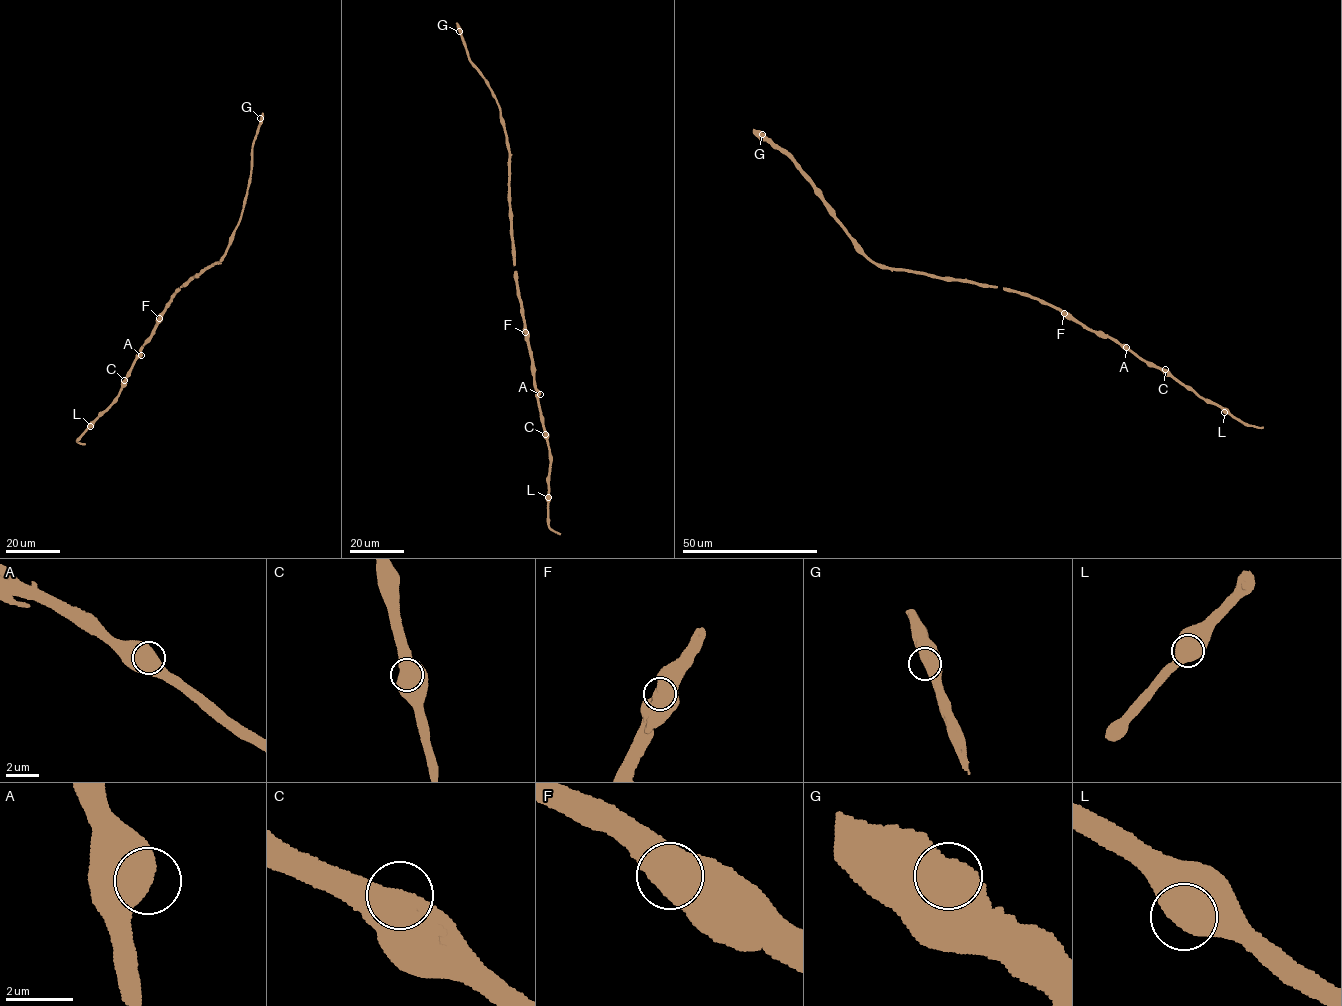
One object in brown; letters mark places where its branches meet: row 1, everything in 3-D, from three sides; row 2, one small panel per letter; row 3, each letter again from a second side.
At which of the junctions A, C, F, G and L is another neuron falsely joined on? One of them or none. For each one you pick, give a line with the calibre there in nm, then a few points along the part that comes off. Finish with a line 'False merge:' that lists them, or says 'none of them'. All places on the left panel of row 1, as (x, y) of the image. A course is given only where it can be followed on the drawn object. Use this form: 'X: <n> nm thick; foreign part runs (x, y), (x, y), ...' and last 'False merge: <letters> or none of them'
F: 900 nm thick; foreign part runs (159, 318), (154, 332), (144, 345)
False merge: F

